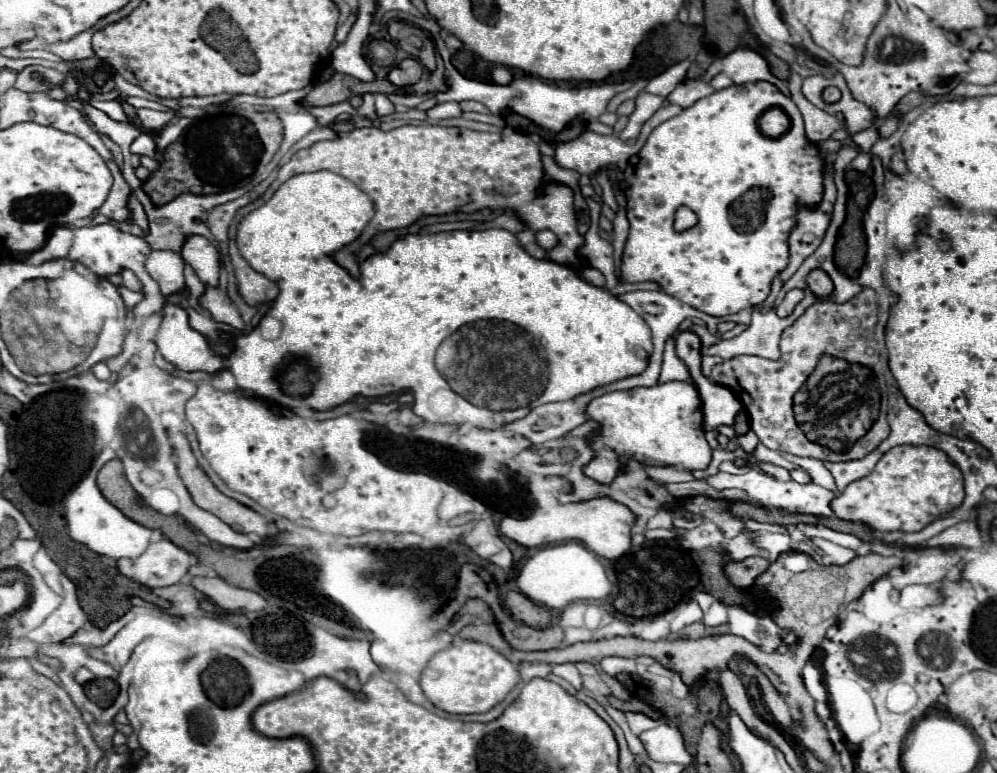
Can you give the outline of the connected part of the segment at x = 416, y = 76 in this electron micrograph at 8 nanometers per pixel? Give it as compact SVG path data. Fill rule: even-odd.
M409 57L401 61L401 65L391 68L387 78L397 87L409 87L417 83L423 75L423 65L418 60Z

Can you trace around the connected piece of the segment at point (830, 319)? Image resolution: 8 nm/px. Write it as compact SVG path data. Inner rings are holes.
M863 289L861 295L851 301L839 305L835 301L817 301L813 303L791 327L787 327L781 335L781 359L769 361L753 355L739 355L729 361L723 361L713 367L711 381L729 387L743 407L749 413L751 429L759 437L759 441L775 449L779 453L791 453L799 457L813 457L819 461L851 461L863 459L867 453L879 447L883 439L889 435L887 413L879 413L879 419L873 427L863 435L847 453L833 453L827 447L811 443L793 417L793 395L801 389L807 377L813 373L819 357L829 353L833 357L845 359L849 363L859 363L865 367L879 363L877 341L873 337L873 329L877 323L877 295L873 289Z

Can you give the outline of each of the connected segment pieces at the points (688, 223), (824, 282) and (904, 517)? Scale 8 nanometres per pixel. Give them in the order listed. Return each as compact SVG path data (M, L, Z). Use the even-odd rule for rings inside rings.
M679 207L675 213L675 229L677 231L687 231L697 223L697 215L689 207Z
M815 269L809 273L807 277L809 289L817 295L817 297L827 297L831 293L831 281L827 279L827 275L821 269Z
M899 445L887 451L871 475L849 483L843 493L831 501L835 517L865 523L881 533L921 531L943 513L953 511L963 501L963 475L949 463L949 457L935 447Z

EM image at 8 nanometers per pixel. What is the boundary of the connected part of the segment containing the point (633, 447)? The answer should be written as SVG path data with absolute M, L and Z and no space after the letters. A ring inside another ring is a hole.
M669 381L653 387L637 387L597 397L587 407L589 419L603 425L593 439L597 457L585 467L585 475L599 483L611 483L619 471L619 455L633 457L647 465L683 465L687 471L705 469L711 461L711 447L703 431L701 399L693 383Z

